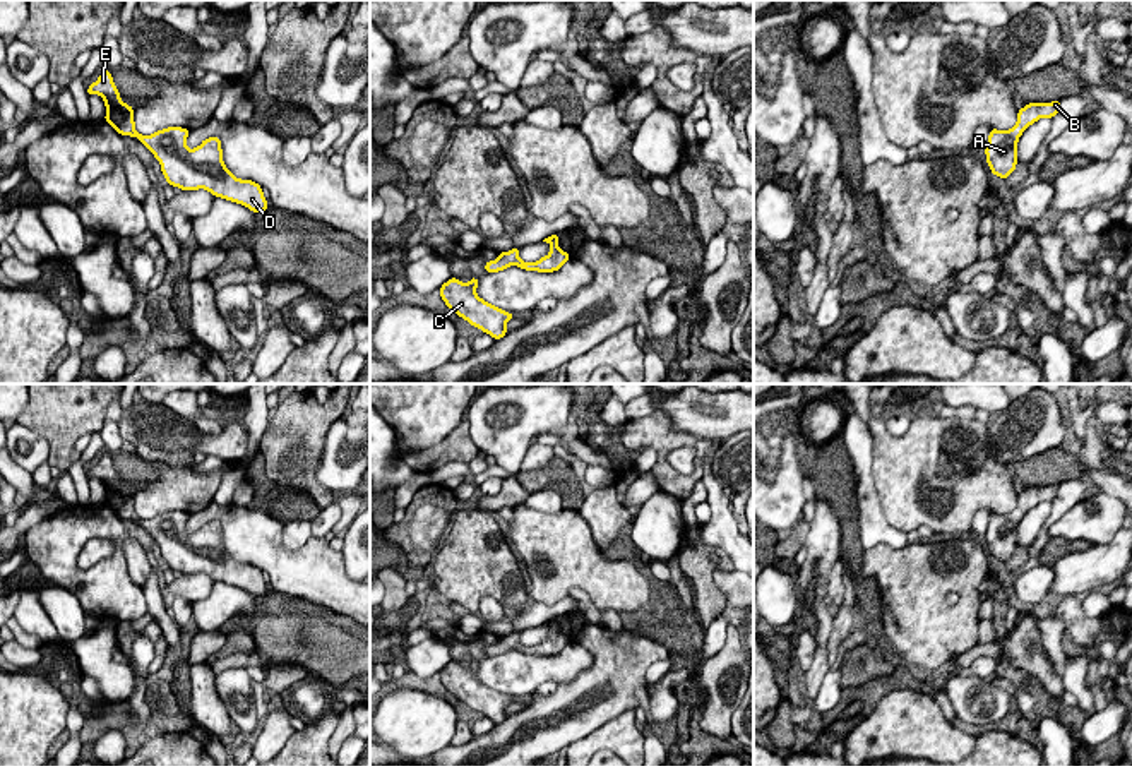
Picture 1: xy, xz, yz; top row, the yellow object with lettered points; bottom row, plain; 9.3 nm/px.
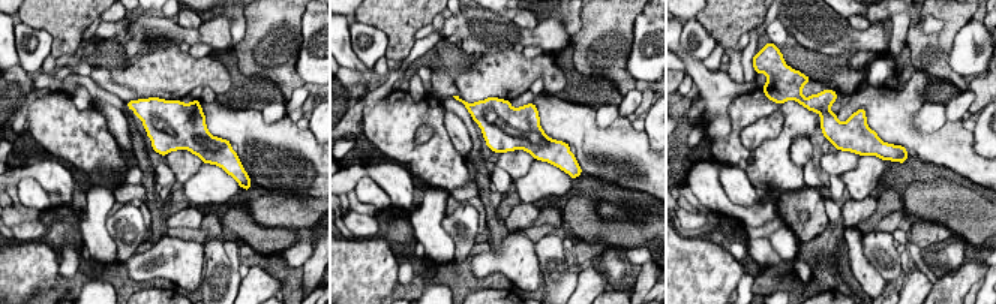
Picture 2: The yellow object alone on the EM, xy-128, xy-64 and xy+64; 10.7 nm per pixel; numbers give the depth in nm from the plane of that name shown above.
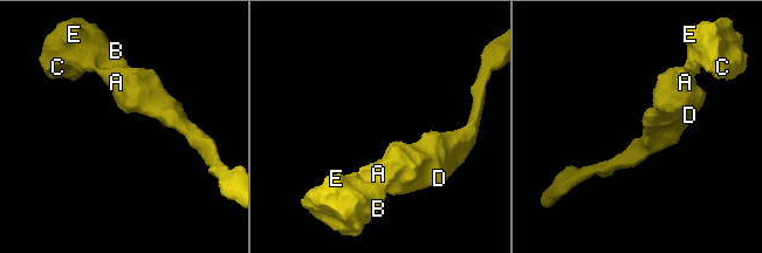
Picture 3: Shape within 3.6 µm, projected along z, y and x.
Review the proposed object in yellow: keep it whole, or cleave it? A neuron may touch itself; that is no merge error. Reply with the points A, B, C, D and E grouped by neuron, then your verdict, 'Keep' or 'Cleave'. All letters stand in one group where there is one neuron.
Groups: A B C D E. Keep

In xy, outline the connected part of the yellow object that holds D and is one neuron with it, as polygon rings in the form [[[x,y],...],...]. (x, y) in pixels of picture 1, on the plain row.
[[[110,454],[101,456],[98,464],[87,471],[87,478],[98,478],[104,483],[104,506],[120,519],[137,521],[159,545],[171,571],[182,574],[204,572],[214,581],[241,588],[255,598],[267,595],[262,571],[252,564],[236,562],[226,552],[219,521],[204,523],[200,530],[188,533],[190,514],[182,511],[168,511],[151,519],[139,518],[134,492],[122,485]]]

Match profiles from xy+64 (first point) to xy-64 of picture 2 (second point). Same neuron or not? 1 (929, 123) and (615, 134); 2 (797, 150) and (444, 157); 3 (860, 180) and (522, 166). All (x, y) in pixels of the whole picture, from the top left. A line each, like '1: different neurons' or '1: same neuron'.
1: different neurons
2: different neurons
3: different neurons

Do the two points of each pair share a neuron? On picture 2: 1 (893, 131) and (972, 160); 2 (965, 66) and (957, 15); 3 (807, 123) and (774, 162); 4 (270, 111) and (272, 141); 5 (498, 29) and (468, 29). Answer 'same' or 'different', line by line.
1: same
2: different
3: same
4: different
5: same

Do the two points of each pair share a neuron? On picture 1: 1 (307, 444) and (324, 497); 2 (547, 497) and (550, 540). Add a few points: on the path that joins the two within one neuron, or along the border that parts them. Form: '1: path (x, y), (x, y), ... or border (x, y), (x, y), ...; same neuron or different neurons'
1: path (307, 458), (307, 480), (310, 484); same neuron
2: border (523, 504), (545, 513), (559, 513), (562, 509); different neurons

